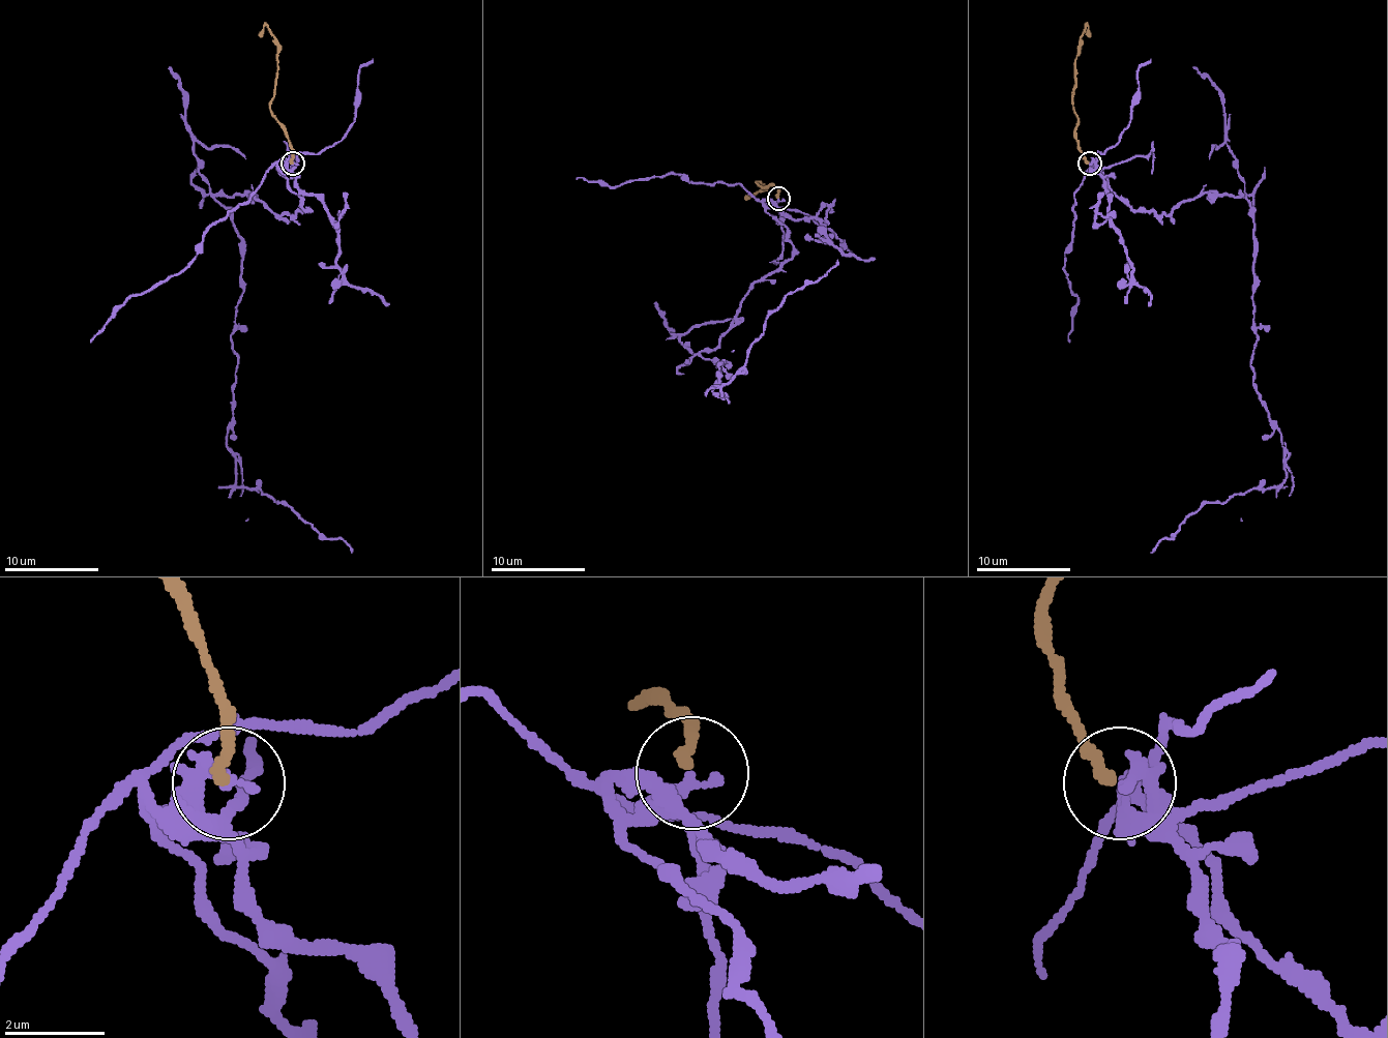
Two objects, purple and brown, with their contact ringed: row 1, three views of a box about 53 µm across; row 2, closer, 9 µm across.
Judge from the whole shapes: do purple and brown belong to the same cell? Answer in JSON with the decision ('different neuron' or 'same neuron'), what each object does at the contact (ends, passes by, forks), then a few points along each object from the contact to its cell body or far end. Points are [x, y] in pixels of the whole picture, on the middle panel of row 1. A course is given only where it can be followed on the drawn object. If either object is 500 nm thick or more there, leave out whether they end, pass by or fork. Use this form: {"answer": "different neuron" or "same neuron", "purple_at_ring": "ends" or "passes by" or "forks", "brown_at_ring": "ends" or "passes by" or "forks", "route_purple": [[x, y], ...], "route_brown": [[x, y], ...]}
{"answer": "different neuron", "purple_at_ring": "passes by", "brown_at_ring": "ends", "route_purple": [[778, 199], [766, 211], [788, 230], [790, 258], [701, 354], [729, 361], [712, 392], [790, 293], [836, 260]], "route_brown": [[778, 197], [773, 185], [762, 187], [757, 182], [764, 187], [745, 199]]}

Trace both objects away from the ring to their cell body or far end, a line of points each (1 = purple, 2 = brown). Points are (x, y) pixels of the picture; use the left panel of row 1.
1: (292, 162), (281, 175), (303, 212), (214, 198), (240, 240), (226, 445), (236, 486), (351, 553)
2: (292, 162), (287, 135), (271, 111), (277, 40), (266, 26), (259, 36)

